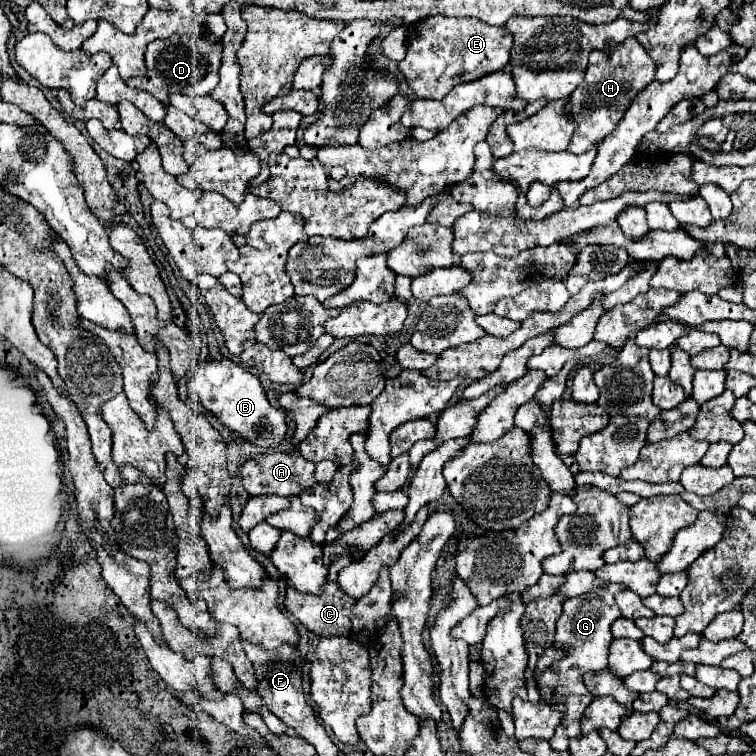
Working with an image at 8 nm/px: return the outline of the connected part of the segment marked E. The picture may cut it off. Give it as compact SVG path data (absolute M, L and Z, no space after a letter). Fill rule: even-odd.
M432 16L406 30L406 58L398 62L408 86L418 98L444 98L456 84L478 80L502 70L510 60L512 36L506 28L488 26L476 18Z

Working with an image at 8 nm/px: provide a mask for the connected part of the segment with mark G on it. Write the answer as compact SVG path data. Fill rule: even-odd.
M604 584L592 590L592 598L586 596L576 596L568 598L562 606L562 616L556 622L556 636L554 636L554 646L572 646L568 650L568 658L562 658L560 662L554 662L550 668L536 678L538 692L544 702L548 704L558 704L562 702L568 694L588 694L584 682L580 682L580 674L586 672L596 672L604 670L608 666L608 644L612 640L610 634L610 624L620 618L620 608L614 602L614 594L622 590L622 586L616 584Z

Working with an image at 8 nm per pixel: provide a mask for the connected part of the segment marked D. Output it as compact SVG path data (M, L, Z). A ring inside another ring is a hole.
M212 32L206 34L174 34L166 40L156 40L148 44L146 50L146 76L132 78L126 84L134 88L142 88L156 96L162 104L168 104L168 96L172 92L188 94L188 96L206 96L218 84L218 68L222 58L222 40Z

